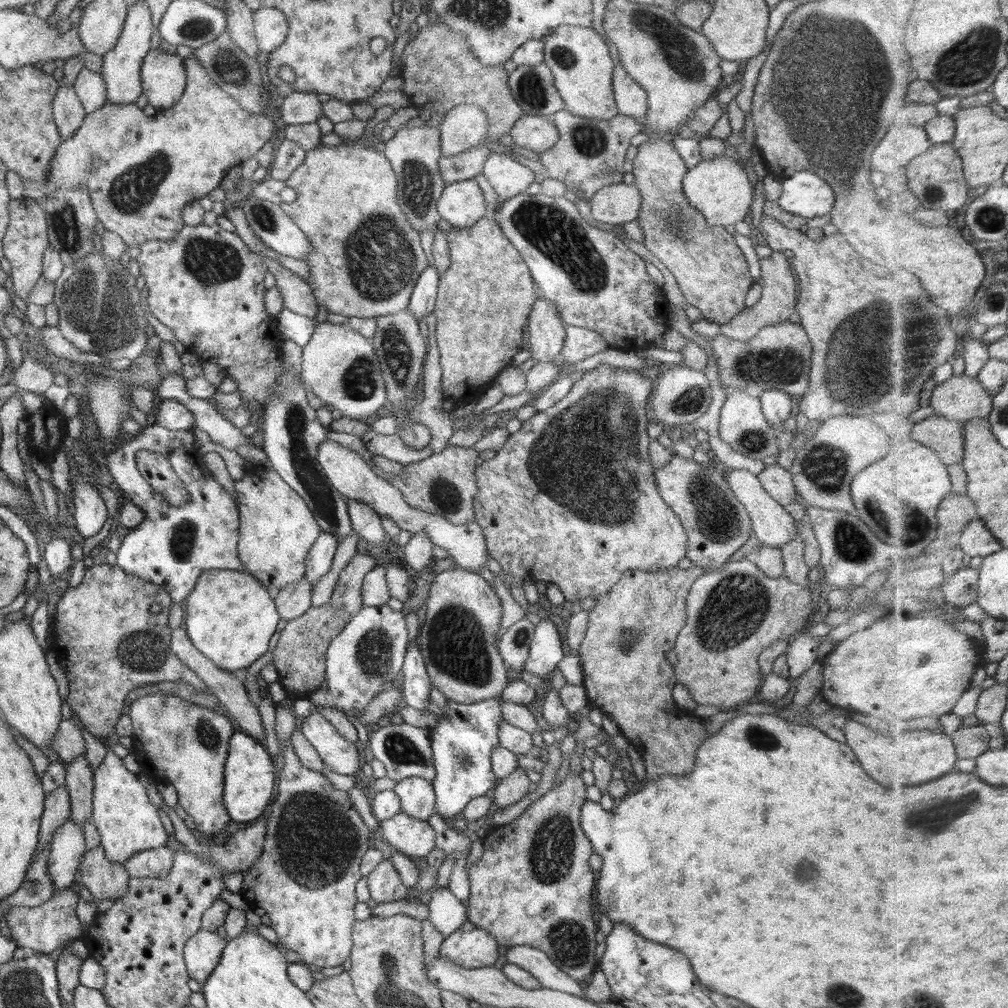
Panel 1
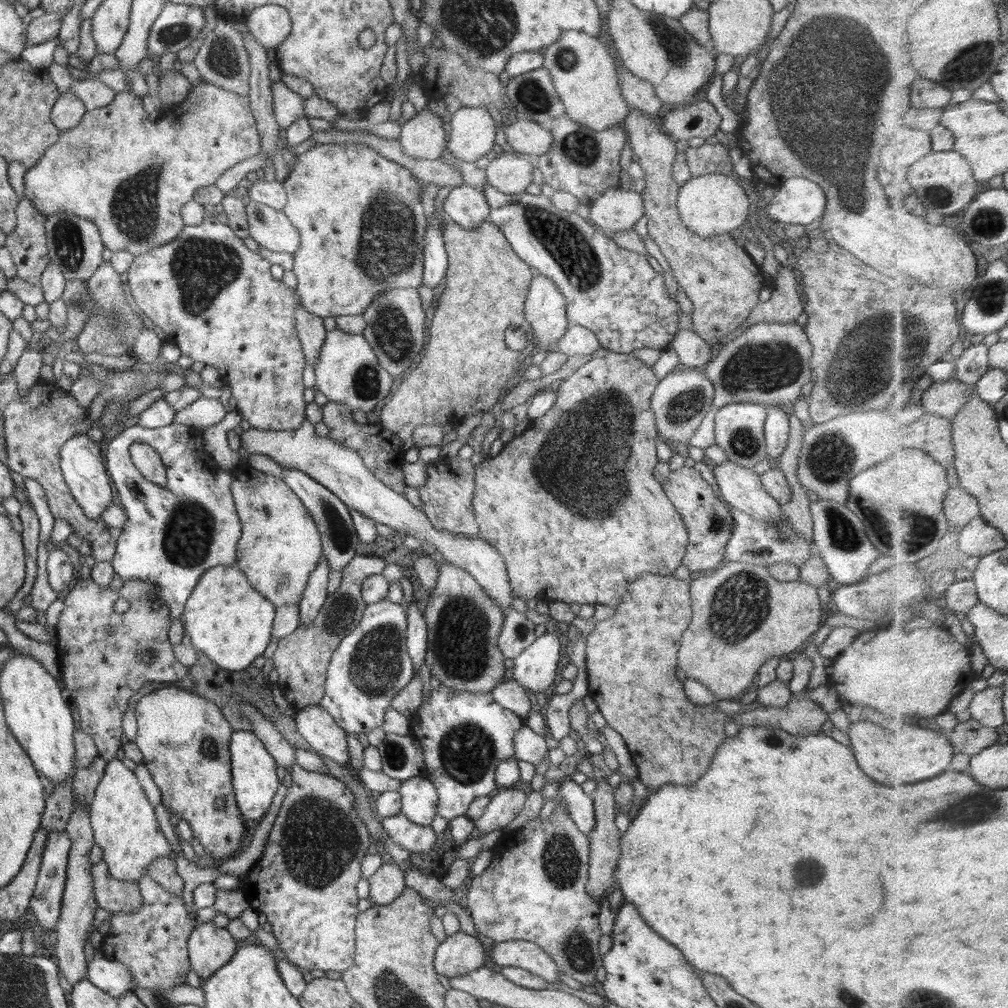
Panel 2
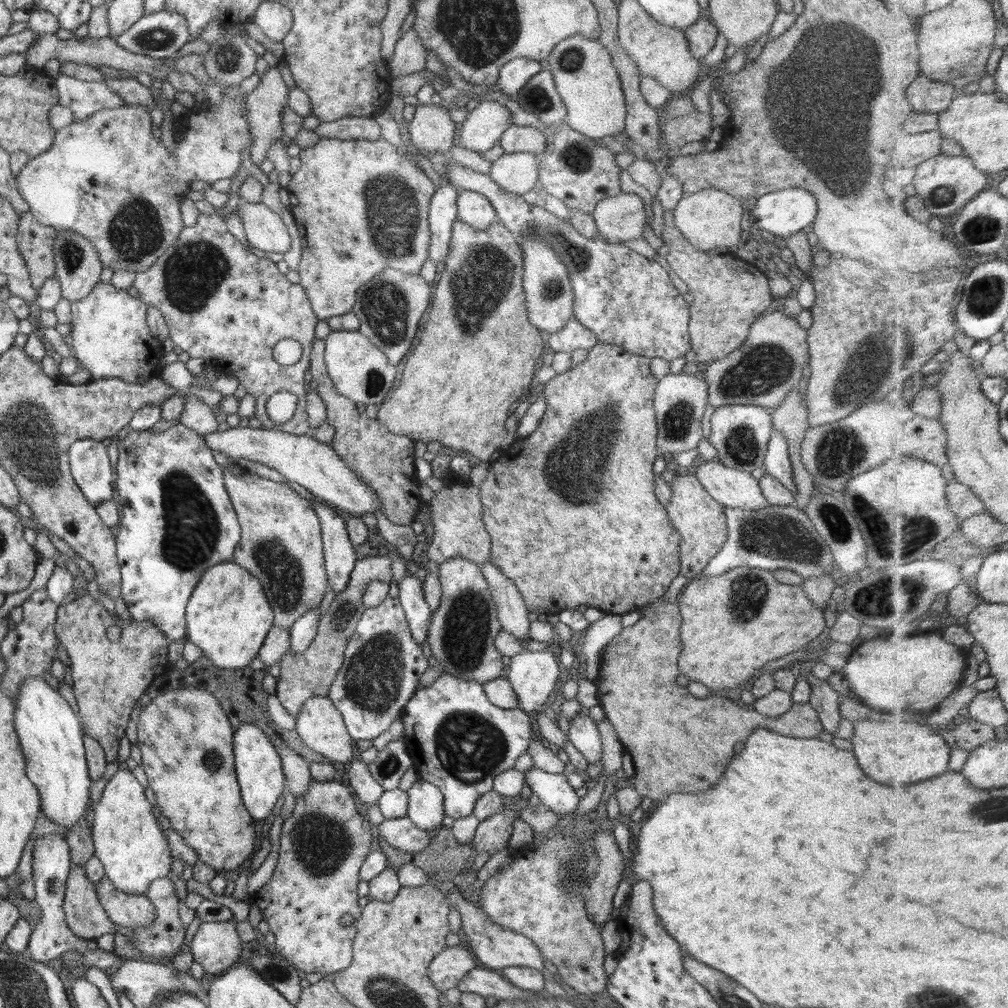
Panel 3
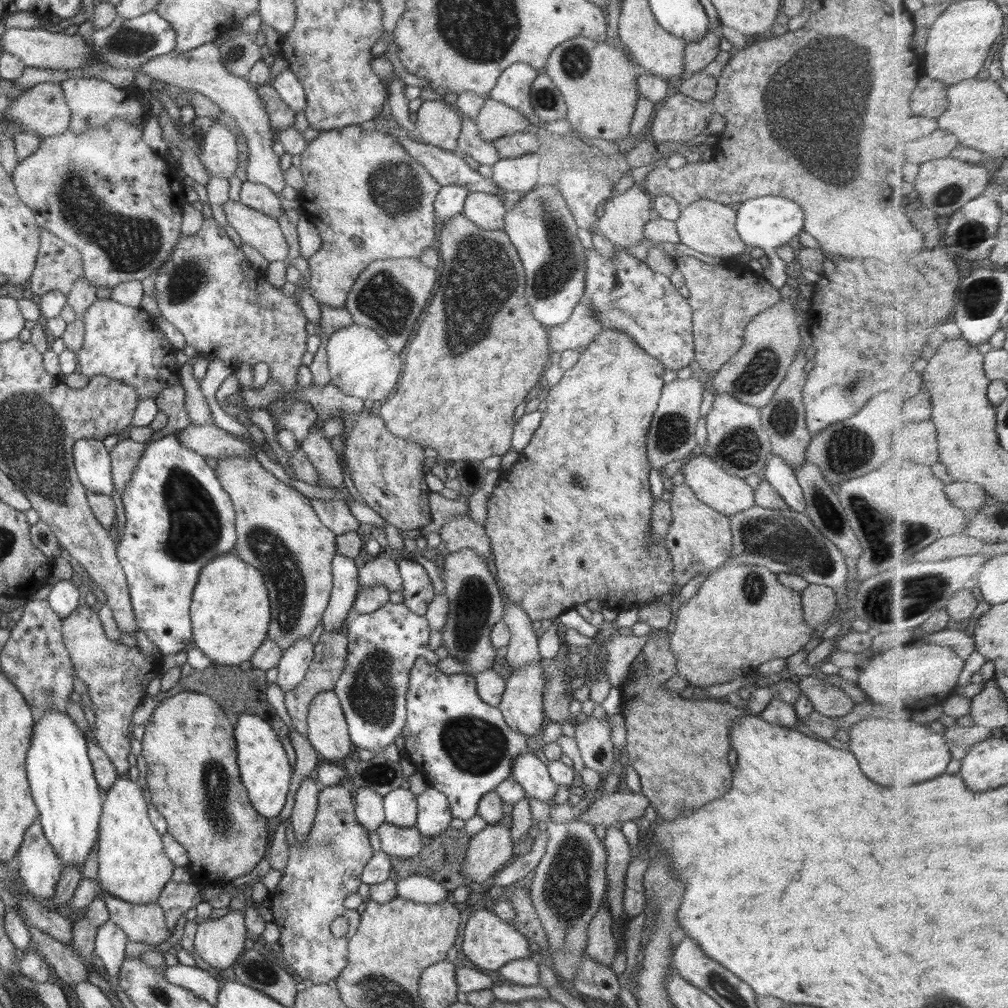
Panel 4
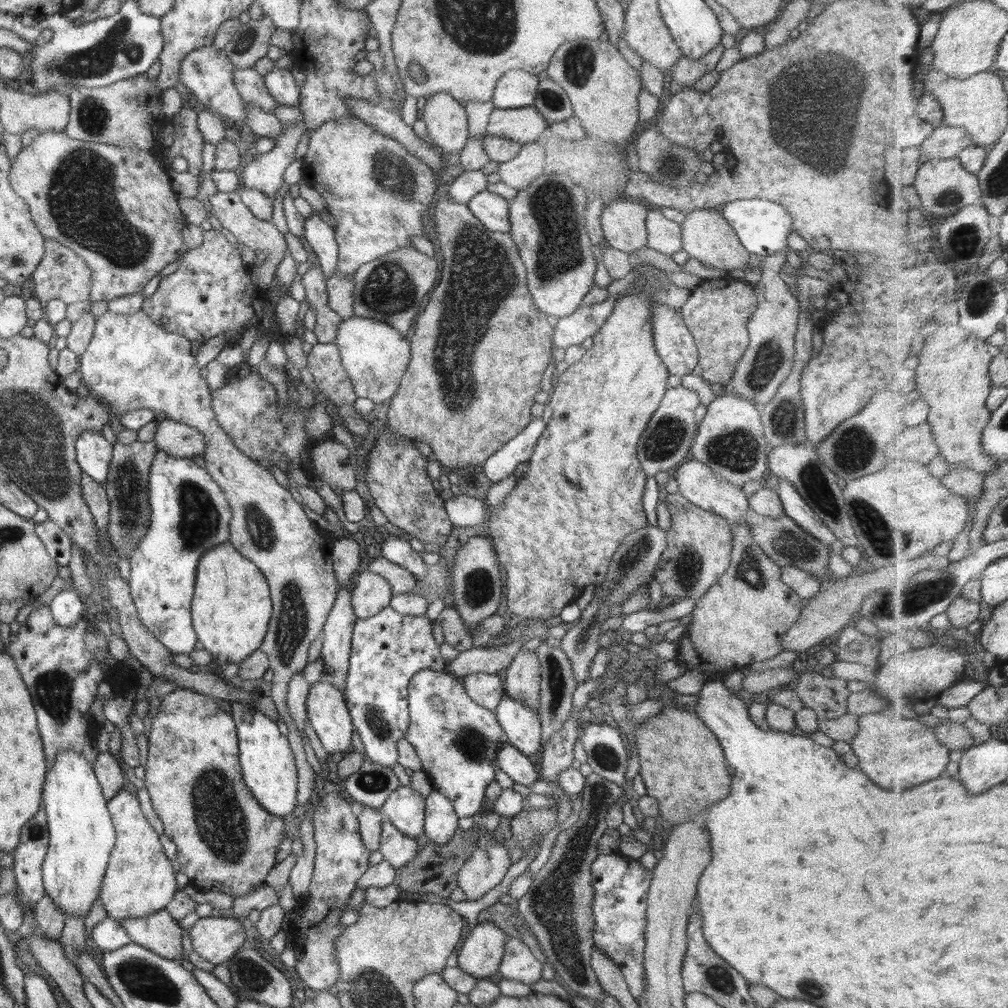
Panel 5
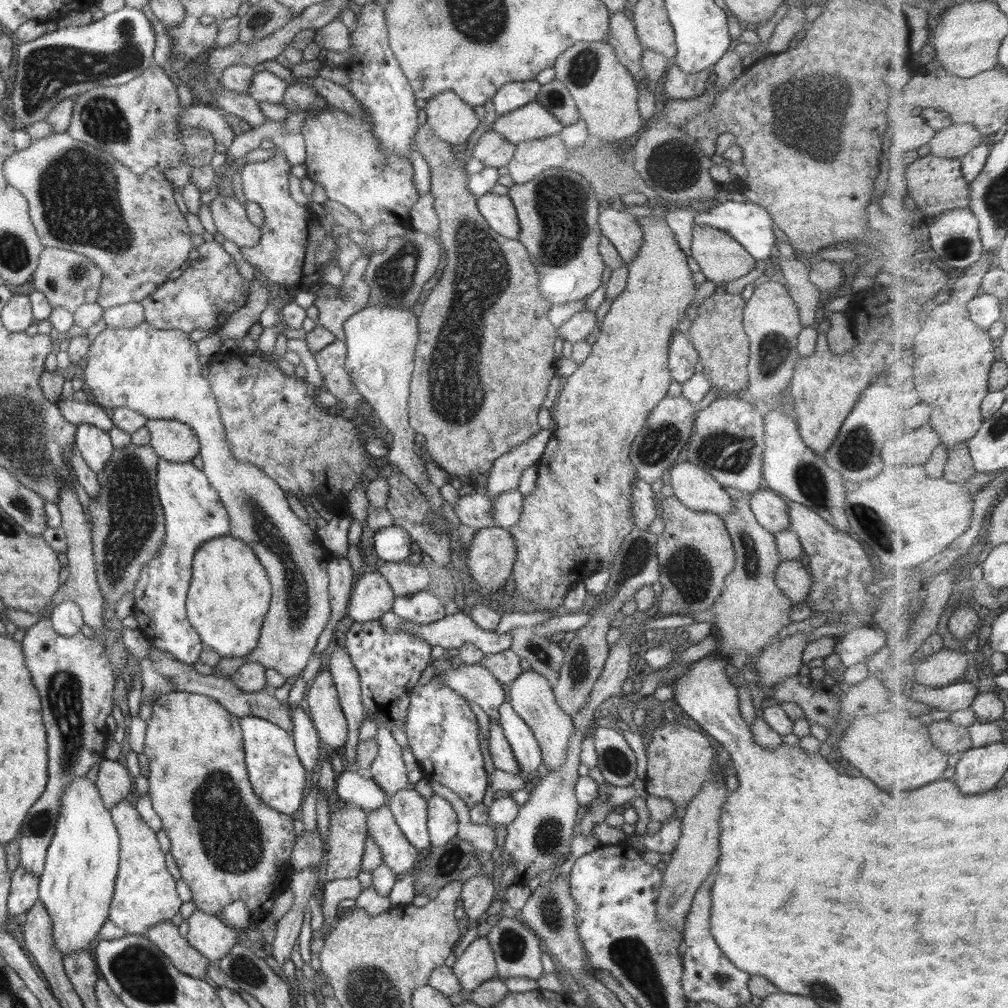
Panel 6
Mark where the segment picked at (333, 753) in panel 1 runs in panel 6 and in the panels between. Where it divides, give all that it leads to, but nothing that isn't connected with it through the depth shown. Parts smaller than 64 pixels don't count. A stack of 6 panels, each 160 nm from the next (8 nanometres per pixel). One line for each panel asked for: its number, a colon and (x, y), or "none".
2: (315, 725)
3: (319, 723)
4: (328, 733)
5: (327, 712)
6: (321, 701)

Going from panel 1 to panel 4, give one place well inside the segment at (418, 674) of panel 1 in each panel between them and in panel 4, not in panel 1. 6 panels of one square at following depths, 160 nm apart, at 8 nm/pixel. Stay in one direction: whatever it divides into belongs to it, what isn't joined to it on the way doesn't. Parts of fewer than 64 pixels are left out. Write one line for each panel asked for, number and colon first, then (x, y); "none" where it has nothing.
2: (416, 646)
3: (418, 614)
4: (417, 589)

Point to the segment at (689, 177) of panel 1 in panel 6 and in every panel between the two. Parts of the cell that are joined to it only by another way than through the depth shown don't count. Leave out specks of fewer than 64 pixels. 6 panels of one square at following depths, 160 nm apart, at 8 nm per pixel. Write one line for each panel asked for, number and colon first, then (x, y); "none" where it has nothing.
2: (711, 204)
3: (710, 219)
4: (708, 227)
5: (706, 235)
6: (722, 259)

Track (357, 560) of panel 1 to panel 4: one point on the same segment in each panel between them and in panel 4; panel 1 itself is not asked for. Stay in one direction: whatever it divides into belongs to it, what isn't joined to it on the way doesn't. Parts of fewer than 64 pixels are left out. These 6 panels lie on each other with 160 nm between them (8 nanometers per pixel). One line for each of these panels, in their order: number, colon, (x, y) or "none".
2: (302, 659)
3: (303, 675)
4: (329, 655)

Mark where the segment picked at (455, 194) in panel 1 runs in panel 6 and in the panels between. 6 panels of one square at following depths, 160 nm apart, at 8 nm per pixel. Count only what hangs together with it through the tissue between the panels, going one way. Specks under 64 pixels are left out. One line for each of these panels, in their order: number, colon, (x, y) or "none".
2: (467, 206)
3: (474, 209)
4: (486, 210)
5: (491, 209)
6: (498, 210)

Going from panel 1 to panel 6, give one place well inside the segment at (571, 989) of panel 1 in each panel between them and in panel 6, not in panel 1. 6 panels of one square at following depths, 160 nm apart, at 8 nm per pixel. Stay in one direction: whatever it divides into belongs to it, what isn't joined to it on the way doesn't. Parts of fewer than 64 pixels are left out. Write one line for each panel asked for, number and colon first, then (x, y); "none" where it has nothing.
2: (523, 954)
3: (496, 947)
4: (489, 942)
5: (480, 955)
6: (476, 965)

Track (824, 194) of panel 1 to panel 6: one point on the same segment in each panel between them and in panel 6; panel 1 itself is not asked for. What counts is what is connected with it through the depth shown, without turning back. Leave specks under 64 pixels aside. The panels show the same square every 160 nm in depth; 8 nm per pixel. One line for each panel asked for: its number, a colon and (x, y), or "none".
2: (800, 201)
3: (784, 212)
4: (768, 222)
5: (762, 226)
6: (751, 225)

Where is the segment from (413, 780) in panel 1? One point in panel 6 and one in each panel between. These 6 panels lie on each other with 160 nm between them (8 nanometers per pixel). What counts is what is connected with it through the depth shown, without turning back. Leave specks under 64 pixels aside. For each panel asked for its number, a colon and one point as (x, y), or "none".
2: (418, 797)
3: (425, 809)
4: (434, 814)
5: (441, 821)
6: (442, 824)

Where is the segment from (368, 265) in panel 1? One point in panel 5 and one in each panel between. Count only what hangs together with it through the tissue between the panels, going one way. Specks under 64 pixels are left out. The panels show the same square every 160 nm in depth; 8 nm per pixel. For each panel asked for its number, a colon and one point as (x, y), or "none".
2: (335, 192)
3: (360, 206)
4: (363, 184)
5: (378, 193)

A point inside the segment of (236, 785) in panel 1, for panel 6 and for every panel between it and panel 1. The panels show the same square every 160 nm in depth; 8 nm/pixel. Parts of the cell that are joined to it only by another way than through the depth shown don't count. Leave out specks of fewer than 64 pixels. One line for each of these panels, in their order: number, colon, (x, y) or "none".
2: (255, 775)
3: (258, 766)
4: (265, 772)
5: (268, 767)
6: (278, 777)

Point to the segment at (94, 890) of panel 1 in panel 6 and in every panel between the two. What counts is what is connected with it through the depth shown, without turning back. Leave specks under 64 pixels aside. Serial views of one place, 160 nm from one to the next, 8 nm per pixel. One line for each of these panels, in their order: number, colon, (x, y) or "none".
2: (113, 895)
3: (129, 910)
4: (145, 923)
5: (159, 932)
6: (165, 936)

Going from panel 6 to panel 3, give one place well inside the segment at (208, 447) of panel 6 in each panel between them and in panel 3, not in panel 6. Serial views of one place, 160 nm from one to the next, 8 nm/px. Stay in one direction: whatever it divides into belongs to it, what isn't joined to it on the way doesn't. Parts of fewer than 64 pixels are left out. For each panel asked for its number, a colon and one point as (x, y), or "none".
3: (281, 546)
4: (279, 533)
5: (131, 363)

